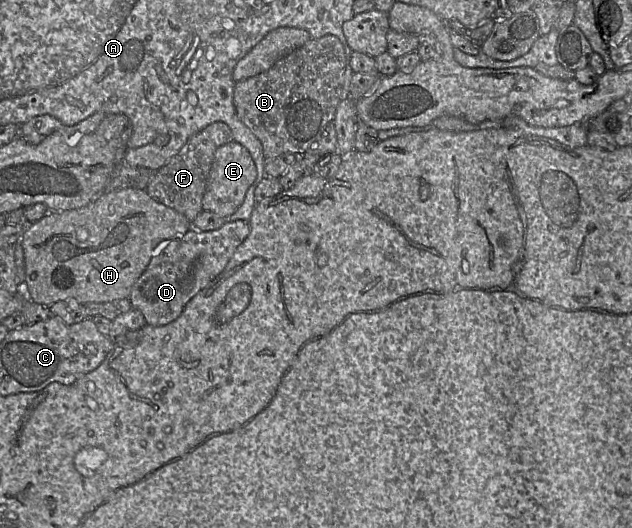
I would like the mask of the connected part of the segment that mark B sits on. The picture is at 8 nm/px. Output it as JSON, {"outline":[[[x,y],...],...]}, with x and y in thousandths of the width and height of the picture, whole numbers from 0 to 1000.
{"outline":[[[514,66],[491,74],[443,110],[422,134],[372,155],[369,195],[373,216],[415,271],[421,307],[449,290],[478,295],[508,259],[513,244],[527,233],[533,201],[546,184],[546,131],[547,110],[540,80],[532,68]]]}

